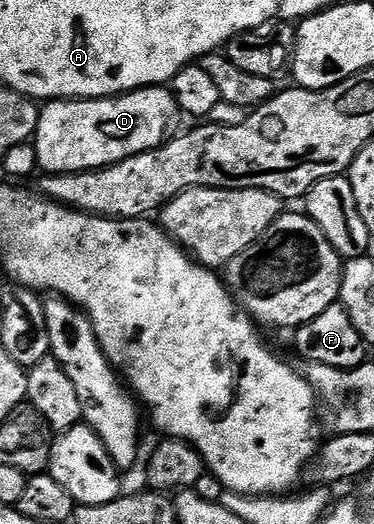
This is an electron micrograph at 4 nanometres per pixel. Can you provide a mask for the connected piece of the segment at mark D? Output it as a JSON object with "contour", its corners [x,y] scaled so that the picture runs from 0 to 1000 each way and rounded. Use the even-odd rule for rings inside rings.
{"contour":[[[441,166],[364,170],[358,177],[251,193],[118,195],[99,219],[94,256],[102,317],[120,323],[123,332],[281,323],[441,275],[471,223],[479,223],[473,198],[460,176]]]}

